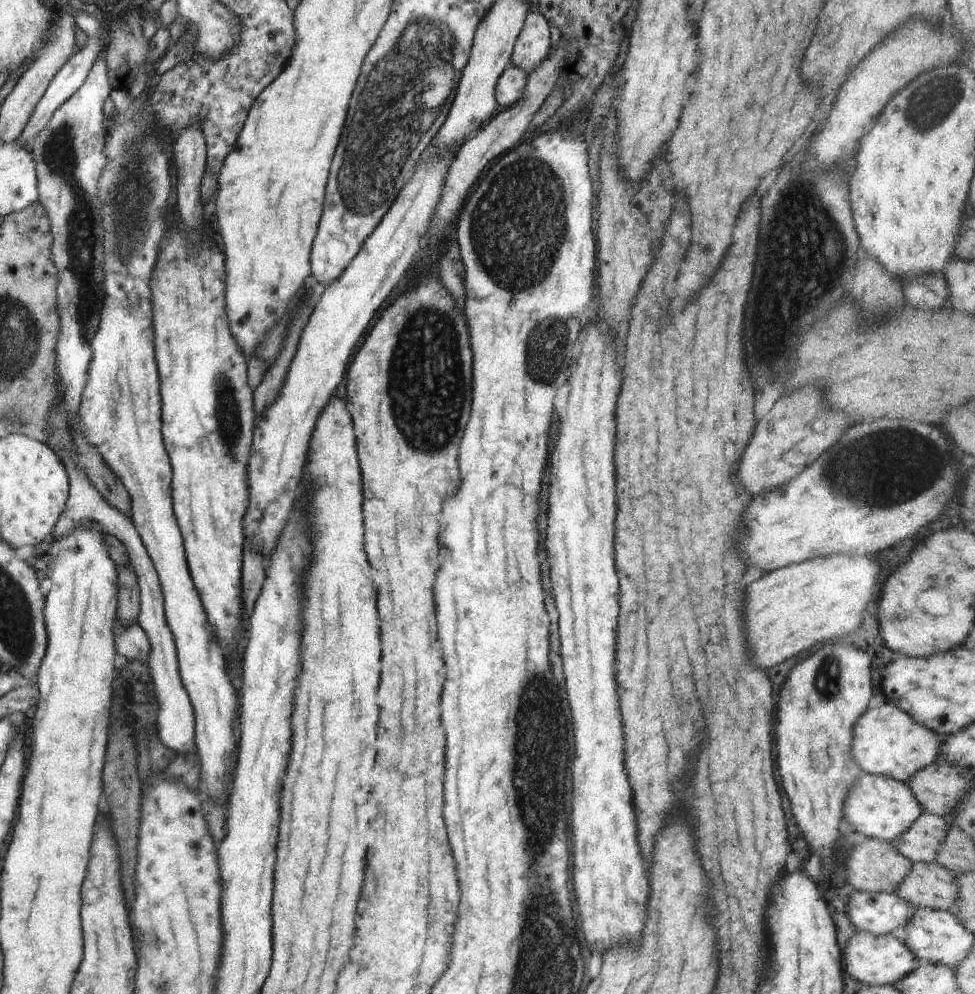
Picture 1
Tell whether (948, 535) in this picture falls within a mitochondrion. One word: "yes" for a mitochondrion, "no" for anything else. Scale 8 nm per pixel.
no

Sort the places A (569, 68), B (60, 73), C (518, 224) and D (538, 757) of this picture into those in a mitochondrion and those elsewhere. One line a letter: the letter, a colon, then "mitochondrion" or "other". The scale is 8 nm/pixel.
A: other
B: other
C: mitochondrion
D: mitochondrion

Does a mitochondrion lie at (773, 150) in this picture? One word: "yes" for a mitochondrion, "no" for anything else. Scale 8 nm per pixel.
no

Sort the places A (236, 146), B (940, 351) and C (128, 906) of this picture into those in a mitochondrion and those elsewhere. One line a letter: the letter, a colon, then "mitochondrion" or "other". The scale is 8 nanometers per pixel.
A: other
B: other
C: other

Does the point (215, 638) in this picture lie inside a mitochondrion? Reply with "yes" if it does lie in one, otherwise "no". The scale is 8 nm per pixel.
no

